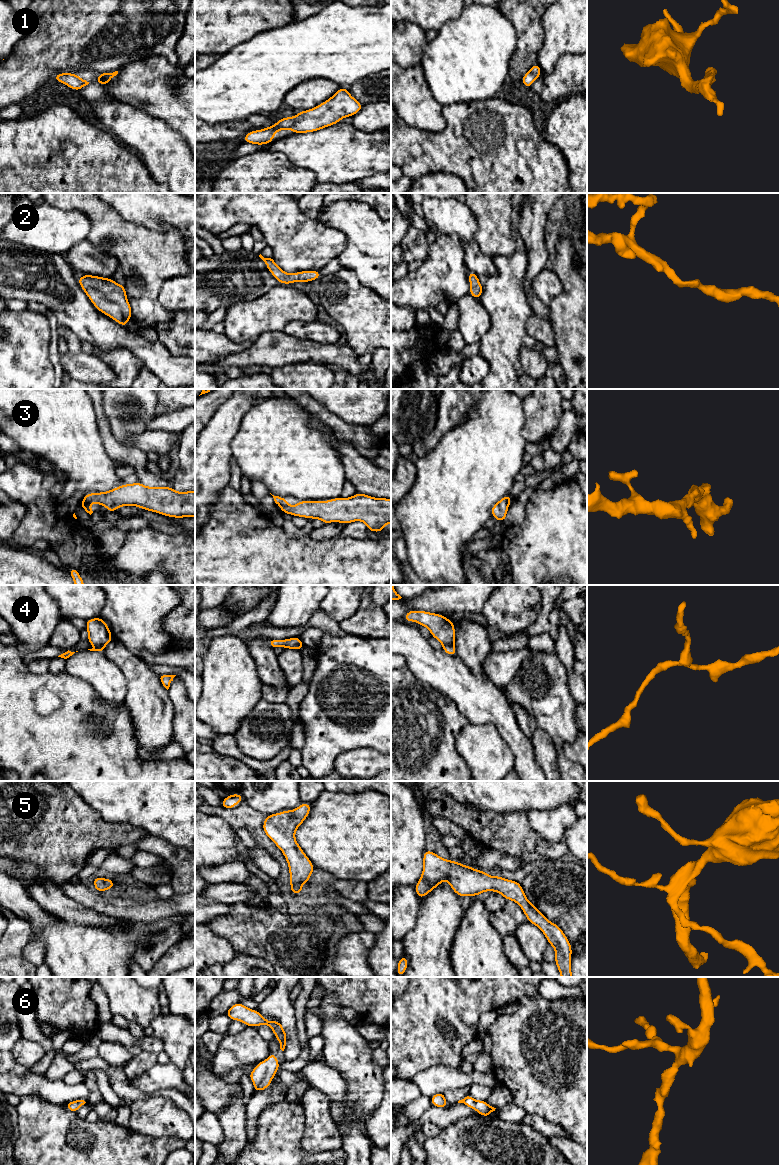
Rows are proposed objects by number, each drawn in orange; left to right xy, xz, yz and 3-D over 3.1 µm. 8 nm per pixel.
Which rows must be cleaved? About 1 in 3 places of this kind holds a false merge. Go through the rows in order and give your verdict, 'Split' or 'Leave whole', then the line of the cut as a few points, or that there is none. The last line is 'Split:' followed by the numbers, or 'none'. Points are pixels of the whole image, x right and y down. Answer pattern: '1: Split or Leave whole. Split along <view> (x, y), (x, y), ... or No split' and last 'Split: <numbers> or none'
1: Leave whole. No split
2: Leave whole. No split
3: Leave whole. No split
4: Split. Split along yz (453, 643), (446, 644), (443, 647)
5: Leave whole. No split
6: Leave whole. No split
Split: 4

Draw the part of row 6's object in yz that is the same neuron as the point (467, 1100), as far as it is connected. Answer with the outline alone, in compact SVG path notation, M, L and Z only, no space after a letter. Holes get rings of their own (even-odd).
M466 1094L462 1100L459 1100L458 1103L463 1103L467 1107L474 1109L481 1116L490 1117L490 1113L495 1111L496 1108L490 1106L486 1101L475 1100L469 1094Z

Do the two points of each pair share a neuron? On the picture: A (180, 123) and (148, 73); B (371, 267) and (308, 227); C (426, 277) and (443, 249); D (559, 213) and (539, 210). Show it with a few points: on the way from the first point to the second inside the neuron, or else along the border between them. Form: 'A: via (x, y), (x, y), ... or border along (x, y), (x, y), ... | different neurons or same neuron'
A: via (175, 111), (149, 85) | same neuron
B: border along (333, 228), (345, 236), (345, 248), (335, 258) | different neurons
C: via (433, 270), (443, 260), (443, 256) | same neuron
D: border along (555, 203), (548, 214), (544, 234) | different neurons

